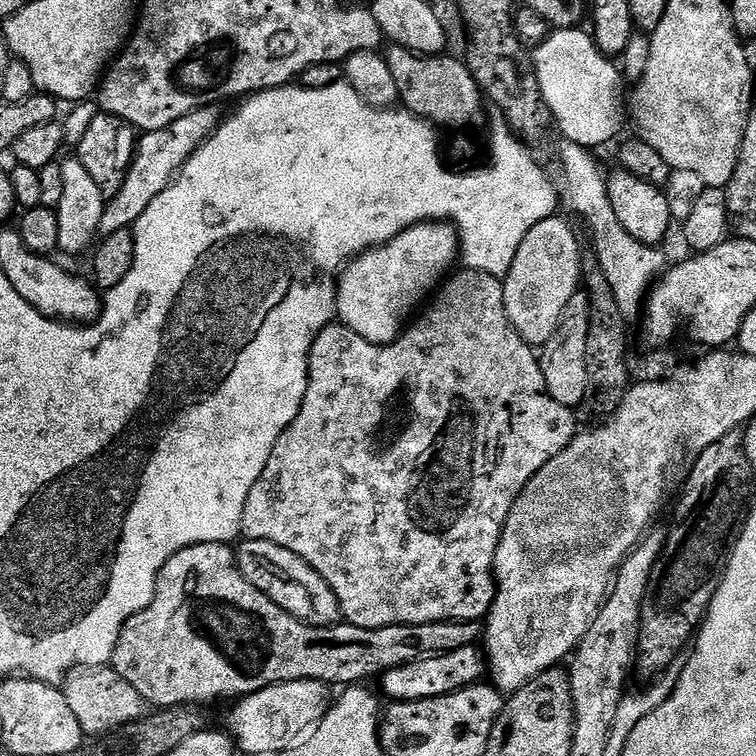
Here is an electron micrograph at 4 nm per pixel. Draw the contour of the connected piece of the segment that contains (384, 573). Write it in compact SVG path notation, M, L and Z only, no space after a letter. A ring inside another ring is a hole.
M473 268L453 271L431 297L431 304L432 308L425 307L393 344L366 342L366 338L354 334L354 330L339 322L327 324L318 338L314 338L314 346L308 355L308 385L298 418L294 418L278 438L270 462L266 462L262 470L262 478L254 482L254 490L250 490L250 498L246 498L246 510L242 514L240 531L247 539L274 542L274 546L282 546L310 562L310 566L326 578L326 586L330 586L336 595L341 617L359 628L429 624L443 620L483 621L496 597L496 551L514 502L526 482L530 482L550 458L559 454L578 431L572 417L575 416L573 409L564 408L550 398L540 369L540 358L533 345L527 344L514 330L506 314L501 277Z

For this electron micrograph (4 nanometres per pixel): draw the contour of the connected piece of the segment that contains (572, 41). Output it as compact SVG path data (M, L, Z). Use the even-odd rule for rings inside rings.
M582 28L555 29L533 51L531 65L542 98L555 127L567 143L597 150L626 128L626 92L619 67L597 50L591 35Z

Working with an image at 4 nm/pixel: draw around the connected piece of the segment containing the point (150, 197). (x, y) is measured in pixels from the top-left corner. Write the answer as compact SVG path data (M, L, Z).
M219 107L199 108L178 118L178 122L170 122L170 126L162 130L146 132L139 137L136 155L132 158L123 186L105 203L99 231L101 237L123 228L132 228L136 220L146 214L146 206L150 206L150 202L154 202L154 198L168 188L187 160L212 137L220 125L222 113L216 108Z

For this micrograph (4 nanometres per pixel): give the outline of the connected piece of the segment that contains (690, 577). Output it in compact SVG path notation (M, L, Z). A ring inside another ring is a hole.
M739 431L727 432L718 442L706 446L693 464L696 465L684 484L680 505L672 516L676 525L667 529L664 551L650 574L640 611L634 664L647 678L671 669L676 655L689 647L703 624L720 579L724 577L732 545L748 521L748 509L753 503L754 474Z

